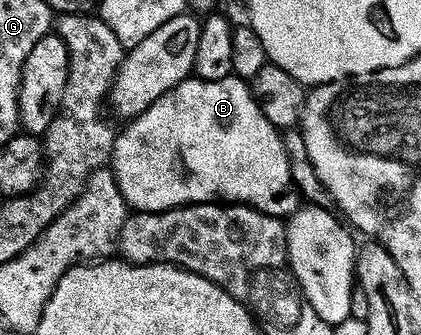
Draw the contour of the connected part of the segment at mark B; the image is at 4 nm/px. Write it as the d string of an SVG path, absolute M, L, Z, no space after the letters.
M233 77L220 83L207 83L190 78L154 101L146 113L137 115L125 127L128 128L117 136L110 167L116 172L122 195L133 212L158 213L215 203L252 207L275 219L287 220L302 206L300 190L292 183L284 136L273 123L266 121L251 86L243 79Z

